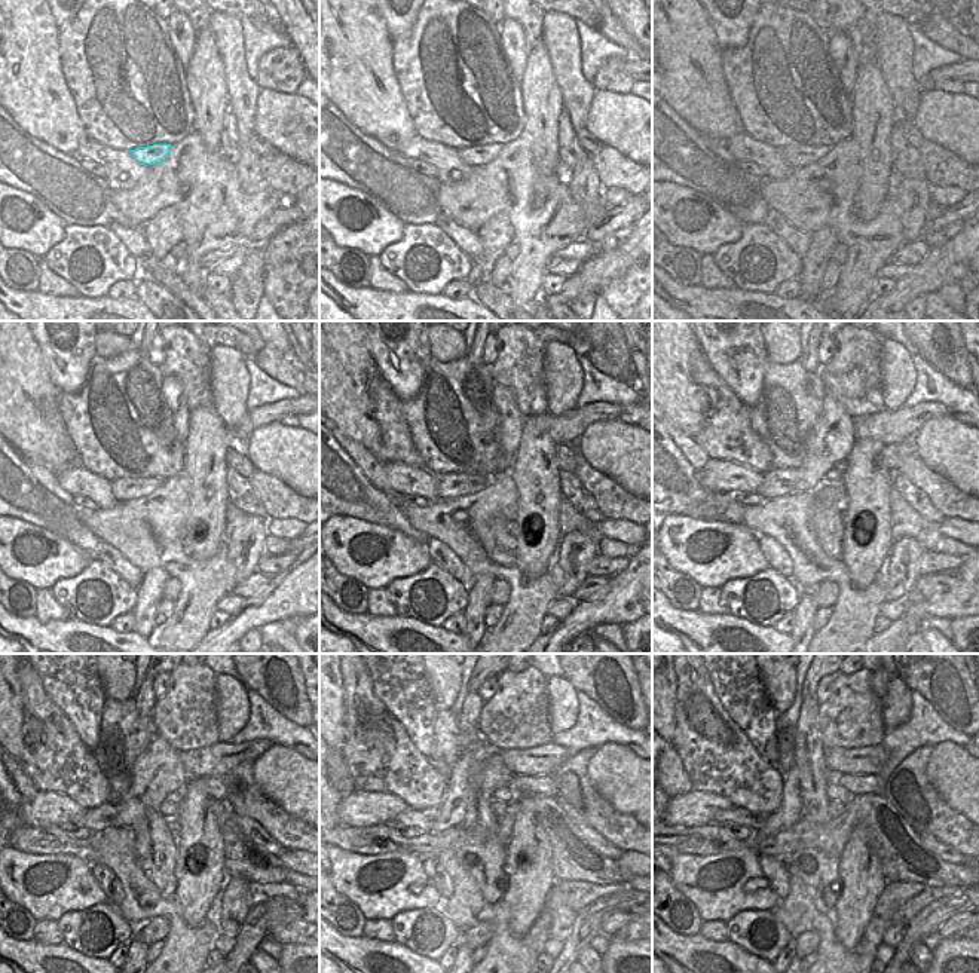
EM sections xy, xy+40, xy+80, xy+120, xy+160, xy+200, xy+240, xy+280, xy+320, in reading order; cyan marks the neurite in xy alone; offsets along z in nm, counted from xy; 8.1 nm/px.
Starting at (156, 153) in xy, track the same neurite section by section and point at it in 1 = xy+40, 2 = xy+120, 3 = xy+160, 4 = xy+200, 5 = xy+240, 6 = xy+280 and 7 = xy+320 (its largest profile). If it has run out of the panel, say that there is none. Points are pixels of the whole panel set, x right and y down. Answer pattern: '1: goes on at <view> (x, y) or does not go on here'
1: goes on at xy+40 (479, 155)
2: goes on at xy+120 (124, 489)
3: goes on at xy+160 (450, 485)
4: goes on at xy+200 (777, 482)
5: goes on at xy+240 (103, 817)
6: goes on at xy+280 (424, 820)
7: goes on at xy+320 (736, 814)

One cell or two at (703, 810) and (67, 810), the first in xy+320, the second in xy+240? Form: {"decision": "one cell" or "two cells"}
{"decision": "one cell"}

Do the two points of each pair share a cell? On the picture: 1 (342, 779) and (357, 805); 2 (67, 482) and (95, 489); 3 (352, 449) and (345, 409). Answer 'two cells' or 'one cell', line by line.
1: two cells
2: one cell
3: two cells

